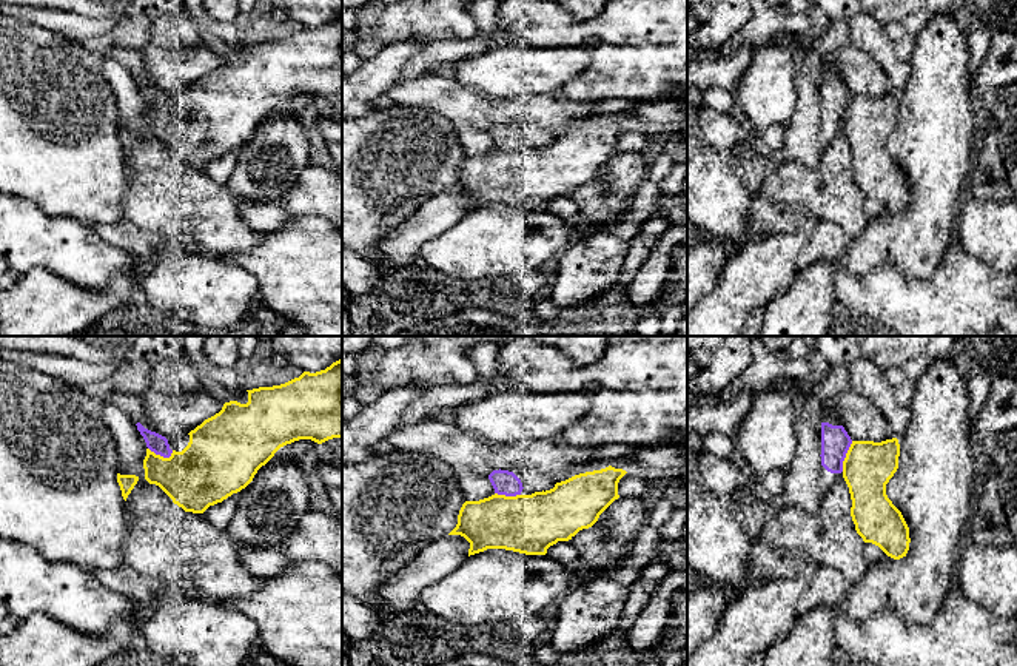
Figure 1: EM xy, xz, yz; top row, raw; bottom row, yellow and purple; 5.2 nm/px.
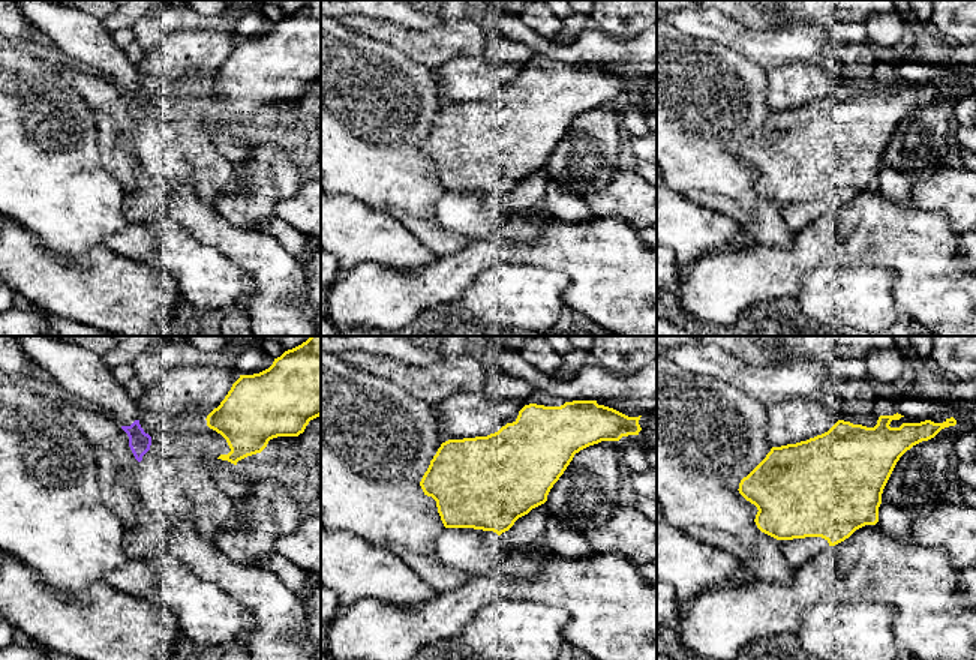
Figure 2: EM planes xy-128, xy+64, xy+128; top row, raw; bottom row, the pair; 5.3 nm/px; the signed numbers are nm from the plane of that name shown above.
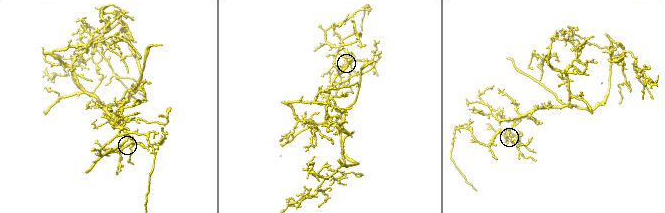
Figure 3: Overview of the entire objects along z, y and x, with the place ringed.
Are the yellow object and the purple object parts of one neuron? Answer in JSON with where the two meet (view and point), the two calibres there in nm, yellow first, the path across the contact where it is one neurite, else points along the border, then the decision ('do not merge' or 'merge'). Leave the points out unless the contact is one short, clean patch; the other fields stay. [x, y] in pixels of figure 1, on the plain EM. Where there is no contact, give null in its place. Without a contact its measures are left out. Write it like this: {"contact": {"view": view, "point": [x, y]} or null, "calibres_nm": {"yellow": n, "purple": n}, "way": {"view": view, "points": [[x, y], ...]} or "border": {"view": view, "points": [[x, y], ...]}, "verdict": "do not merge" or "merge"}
{"contact": {"view": "yz", "point": [846, 111]}, "calibres_nm": {"yellow": 260, "purple": 150}, "border": {"view": "yz", "points": [[852, 96], [842, 125]]}, "verdict": "do not merge"}

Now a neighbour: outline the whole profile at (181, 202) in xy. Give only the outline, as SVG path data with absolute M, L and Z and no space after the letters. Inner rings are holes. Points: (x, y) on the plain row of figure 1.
M103 59L102 74L117 102L117 128L139 133L125 156L129 179L125 220L216 254L251 251L260 244L262 234L240 217L225 185L216 183L203 168L185 166L145 134L148 102L133 74L112 59Z

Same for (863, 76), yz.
M854 45L834 49L820 59L840 71L841 80L852 96L881 97L895 92L880 63Z

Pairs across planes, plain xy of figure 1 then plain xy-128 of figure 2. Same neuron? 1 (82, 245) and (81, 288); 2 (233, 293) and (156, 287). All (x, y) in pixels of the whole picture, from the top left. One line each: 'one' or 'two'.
1: one
2: two

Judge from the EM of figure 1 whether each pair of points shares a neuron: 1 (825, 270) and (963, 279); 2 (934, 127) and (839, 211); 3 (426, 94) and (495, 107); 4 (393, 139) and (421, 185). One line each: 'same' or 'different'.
1: different
2: different
3: same
4: same

